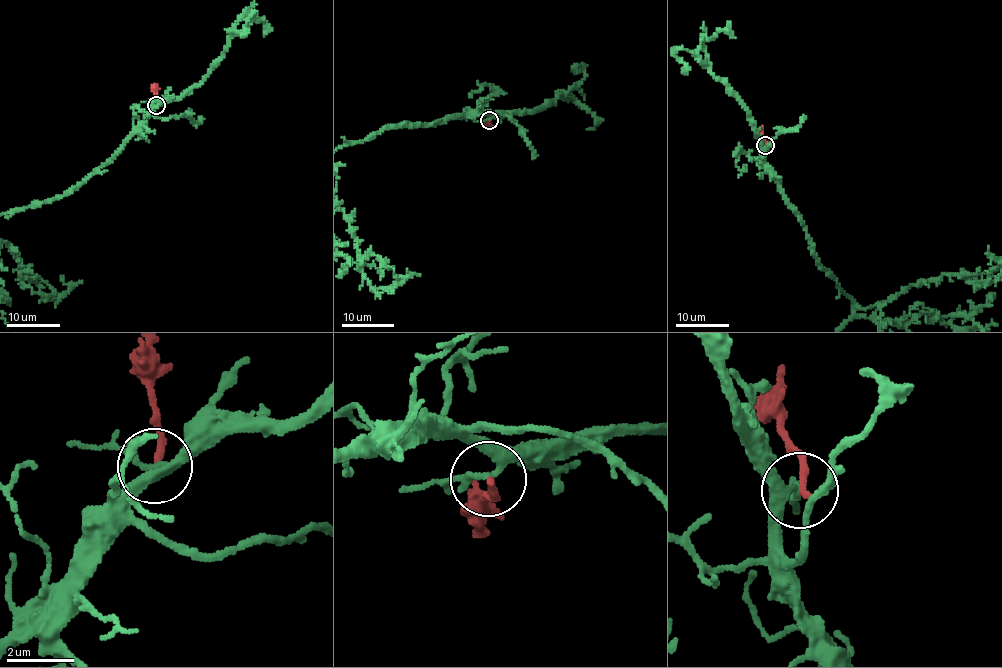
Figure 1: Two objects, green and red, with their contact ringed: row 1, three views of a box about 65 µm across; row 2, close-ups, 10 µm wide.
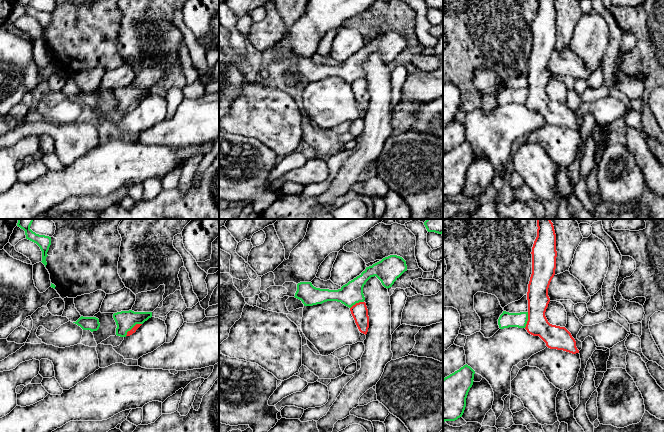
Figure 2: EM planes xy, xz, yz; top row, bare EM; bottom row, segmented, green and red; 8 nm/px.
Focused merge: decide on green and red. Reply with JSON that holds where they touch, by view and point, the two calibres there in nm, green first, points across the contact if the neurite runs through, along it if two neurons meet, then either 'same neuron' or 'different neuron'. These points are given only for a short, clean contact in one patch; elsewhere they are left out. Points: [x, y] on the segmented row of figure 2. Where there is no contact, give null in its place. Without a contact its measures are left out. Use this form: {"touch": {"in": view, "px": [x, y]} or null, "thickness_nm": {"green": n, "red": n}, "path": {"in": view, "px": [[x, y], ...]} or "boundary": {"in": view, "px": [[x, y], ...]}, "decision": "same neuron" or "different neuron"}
{"touch": {"in": "xy", "px": [132, 327]}, "thickness_nm": {"green": 160, "red": 50}, "boundary": {"in": "xy", "px": [[141, 323], [136, 323], [125, 335]]}, "decision": "different neuron"}

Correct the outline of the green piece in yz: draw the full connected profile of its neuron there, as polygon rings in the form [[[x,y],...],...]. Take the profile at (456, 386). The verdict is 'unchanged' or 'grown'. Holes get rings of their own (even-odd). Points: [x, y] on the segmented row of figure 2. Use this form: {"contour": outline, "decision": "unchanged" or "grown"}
{"contour": [[[467,364],[443,379],[443,421],[462,417],[475,371]]], "decision": "unchanged"}

